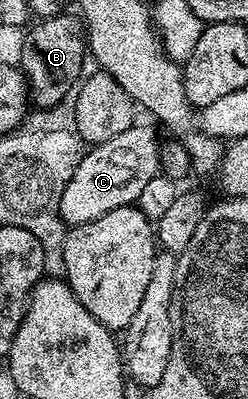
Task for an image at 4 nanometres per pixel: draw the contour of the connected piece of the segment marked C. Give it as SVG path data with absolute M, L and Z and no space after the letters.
M141 122L134 123L133 127L123 130L123 134L111 138L111 142L90 147L82 155L59 202L60 217L66 225L86 224L95 218L103 218L103 214L111 210L136 205L139 194L143 194L143 186L159 175L161 167L158 129L153 128Z

